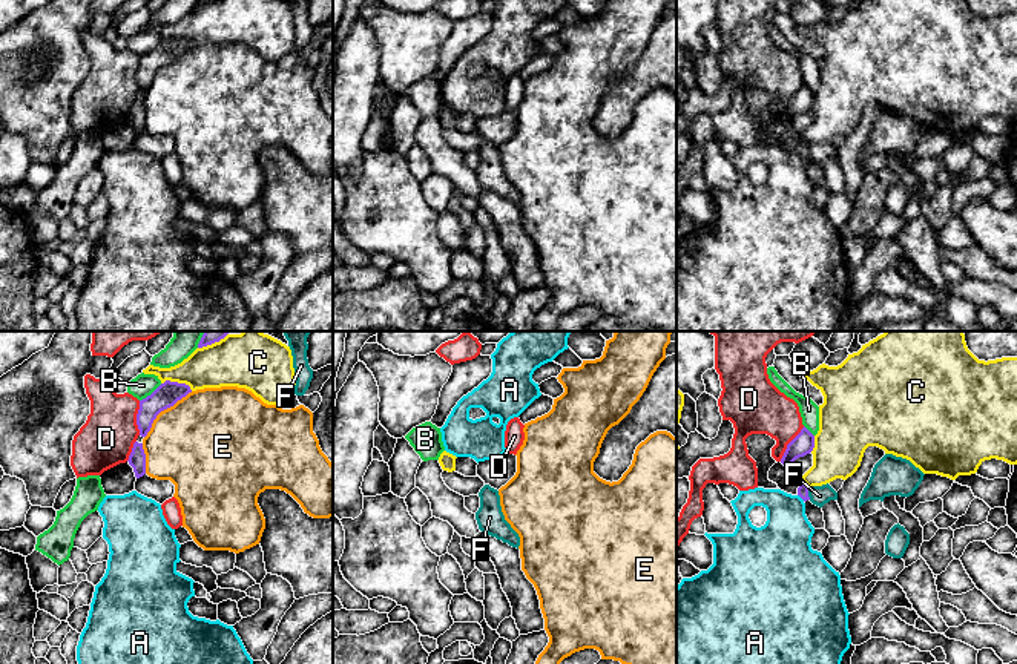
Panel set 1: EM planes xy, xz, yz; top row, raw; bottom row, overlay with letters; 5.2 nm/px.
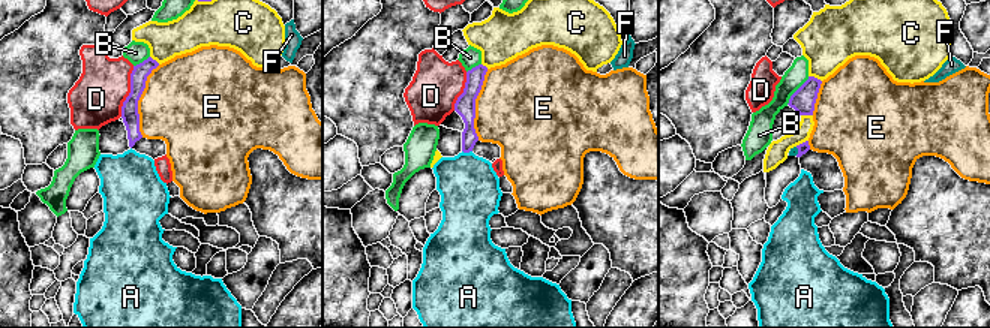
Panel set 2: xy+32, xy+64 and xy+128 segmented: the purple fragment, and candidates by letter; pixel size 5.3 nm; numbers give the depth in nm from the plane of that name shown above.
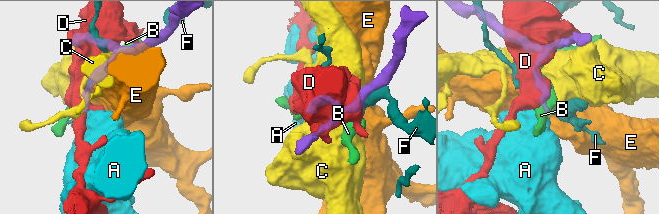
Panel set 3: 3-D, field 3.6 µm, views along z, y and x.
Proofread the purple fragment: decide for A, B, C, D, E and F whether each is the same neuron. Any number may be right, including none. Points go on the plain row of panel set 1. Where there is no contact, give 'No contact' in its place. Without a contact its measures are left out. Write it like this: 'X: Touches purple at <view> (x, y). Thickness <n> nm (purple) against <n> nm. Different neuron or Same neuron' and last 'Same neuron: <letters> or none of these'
A: Touches purple at yz (801, 154). Thickness 60 nm (purple) against 280 nm. Different neuron
B: Touches purple at xy (152, 49). Thickness 120 nm (purple) against 120 nm. Different neuron
C: Touches purple at xy (177, 39). Thickness 120 nm (purple) against 220 nm. Different neuron
D: Touches purple at xy (137, 74). Thickness 120 nm (purple) against 280 nm. Different neuron
E: Touches purple at xy (163, 66). Thickness 120 nm (purple) against 480 nm. Different neuron
F: Touches purple at yz (807, 151). Thickness 60 nm (purple) against 100 nm. Different neuron
Same neuron: none of these

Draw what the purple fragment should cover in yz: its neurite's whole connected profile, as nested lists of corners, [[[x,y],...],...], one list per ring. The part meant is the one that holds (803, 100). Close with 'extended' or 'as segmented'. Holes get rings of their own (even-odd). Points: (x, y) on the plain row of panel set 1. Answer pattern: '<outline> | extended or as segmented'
[[[804,83],[801,89],[787,101],[781,120],[793,126],[793,118],[810,110],[815,104],[815,92]]] | as segmented

